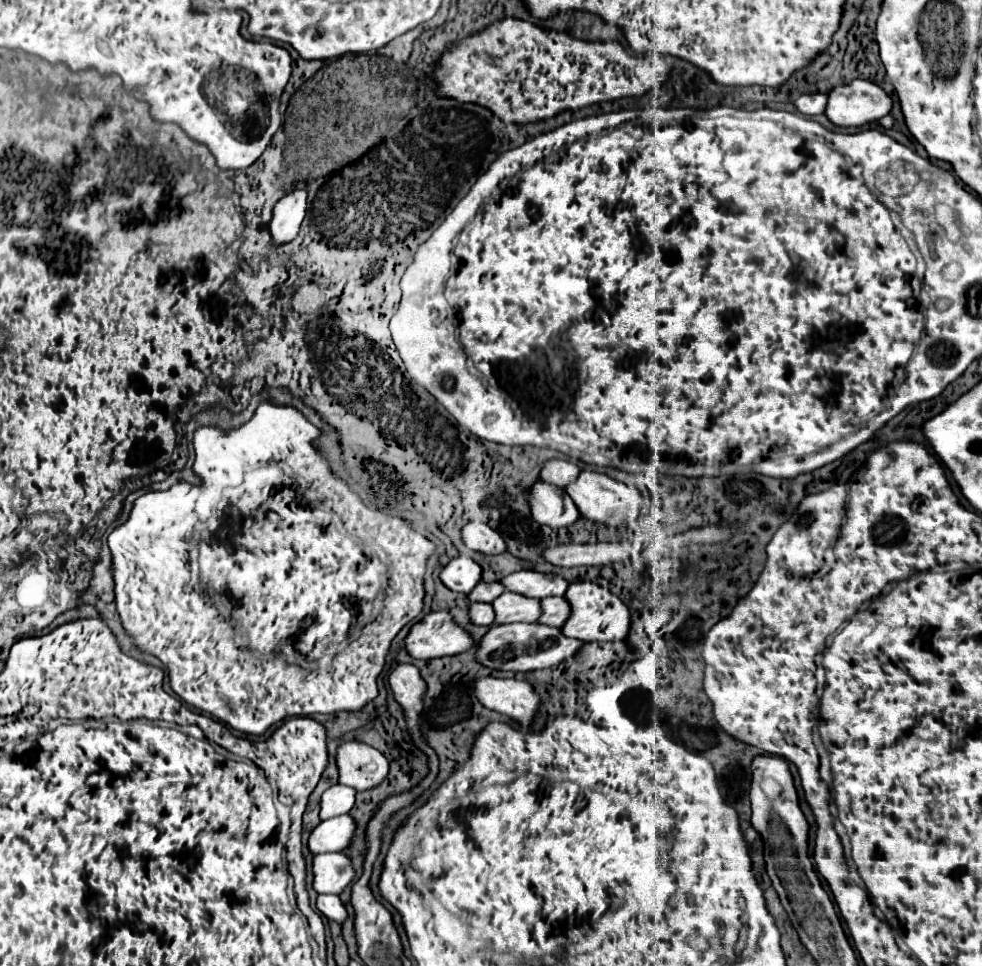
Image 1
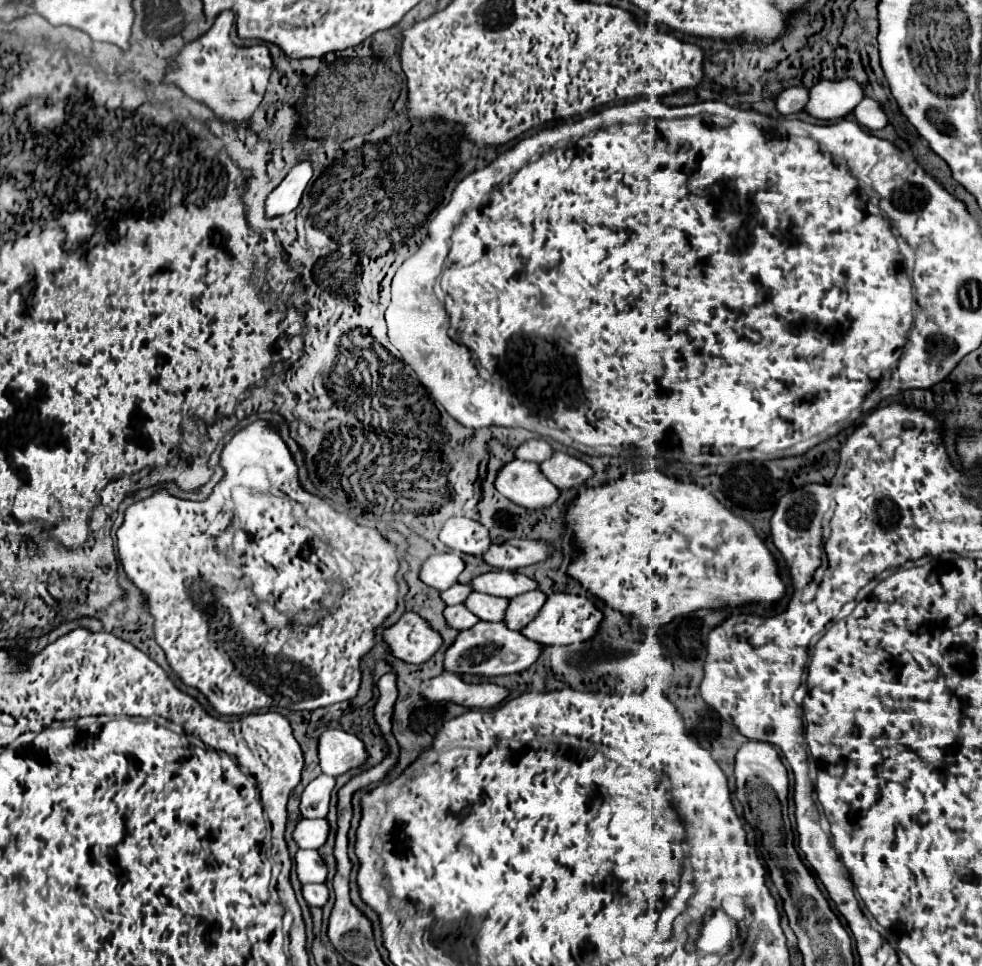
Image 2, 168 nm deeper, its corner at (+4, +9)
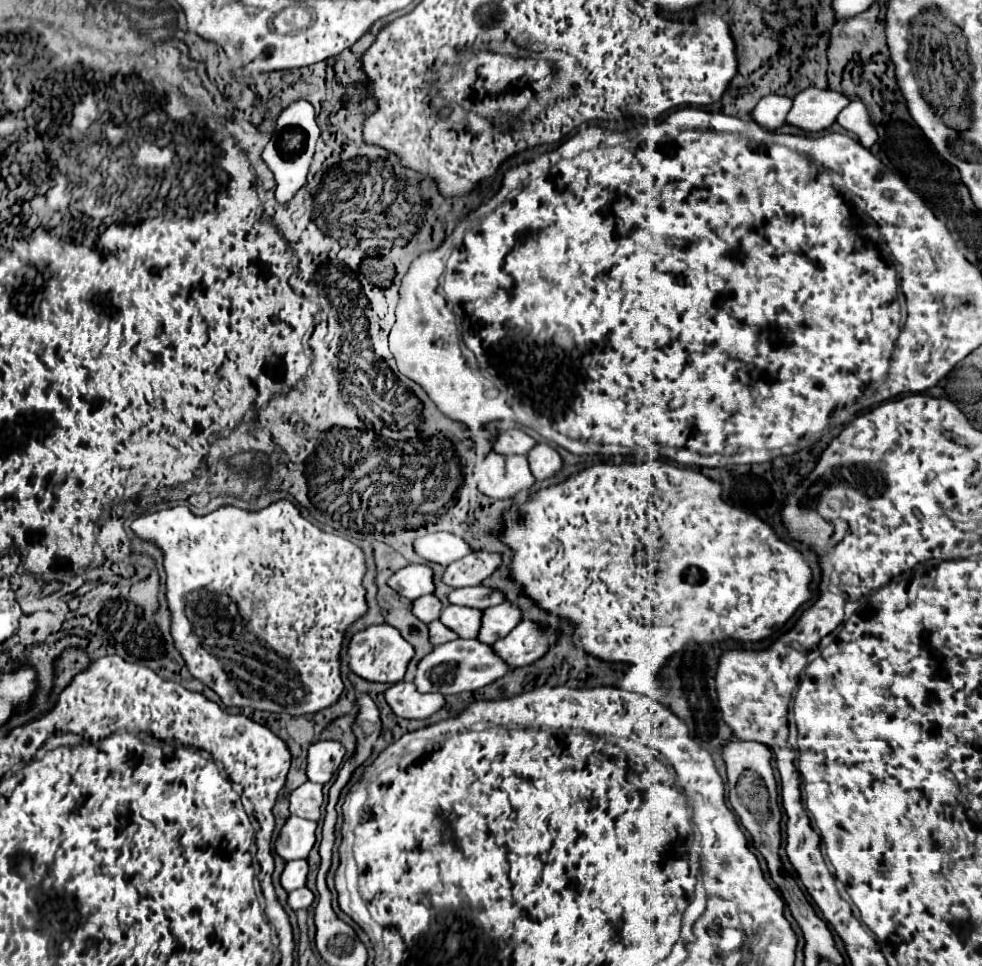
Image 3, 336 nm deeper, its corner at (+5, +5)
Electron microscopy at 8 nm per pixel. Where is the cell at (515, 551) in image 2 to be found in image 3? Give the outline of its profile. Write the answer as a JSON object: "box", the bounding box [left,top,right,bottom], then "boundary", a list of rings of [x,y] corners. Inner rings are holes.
{"box":[443,552,503,588],"boundary":[[[471,552],[465,558],[449,564],[443,580],[453,588],[477,586],[487,576],[491,576],[503,562],[503,554],[497,552]]]}

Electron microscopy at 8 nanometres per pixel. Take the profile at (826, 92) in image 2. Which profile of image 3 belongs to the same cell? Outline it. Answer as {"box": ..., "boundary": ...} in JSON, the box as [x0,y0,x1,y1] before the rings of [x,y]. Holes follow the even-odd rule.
{"box":[787,88,849,132],"boundary":[[[809,88],[793,98],[793,108],[787,114],[787,122],[799,126],[805,132],[821,132],[829,128],[837,114],[849,104],[849,98],[831,88]]]}

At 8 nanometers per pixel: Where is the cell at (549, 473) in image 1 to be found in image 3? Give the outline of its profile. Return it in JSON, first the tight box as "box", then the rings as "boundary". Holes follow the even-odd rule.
{"box":[493,428,537,456],"boundary":[[[513,428],[513,430],[505,430],[505,432],[499,434],[493,450],[497,454],[519,454],[519,456],[527,456],[529,450],[533,450],[535,444],[537,442],[529,434],[525,434],[523,430]]]}

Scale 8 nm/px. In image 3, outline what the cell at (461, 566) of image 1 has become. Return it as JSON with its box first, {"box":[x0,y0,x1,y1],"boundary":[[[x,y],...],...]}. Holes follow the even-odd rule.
{"box":[389,564,435,598],"boundary":[[[409,564],[403,570],[395,572],[389,582],[393,590],[397,590],[405,598],[421,598],[425,594],[433,594],[435,582],[433,582],[433,570],[425,564]]]}

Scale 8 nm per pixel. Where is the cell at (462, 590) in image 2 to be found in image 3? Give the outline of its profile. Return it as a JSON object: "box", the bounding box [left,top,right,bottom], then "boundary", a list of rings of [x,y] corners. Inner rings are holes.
{"box":[413,594,443,622],"boundary":[[[433,594],[423,596],[423,598],[413,602],[413,614],[417,618],[421,618],[423,622],[437,620],[441,616],[441,612],[443,612],[443,602],[437,596],[433,596]]]}

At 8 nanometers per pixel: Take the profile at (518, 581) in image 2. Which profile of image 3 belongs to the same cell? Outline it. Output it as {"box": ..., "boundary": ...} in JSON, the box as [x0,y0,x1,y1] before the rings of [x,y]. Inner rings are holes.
{"box":[449,586,505,610],"boundary":[[[469,586],[469,588],[457,588],[449,594],[449,602],[451,604],[459,604],[459,606],[471,606],[471,608],[479,608],[485,610],[489,606],[497,606],[501,602],[505,602],[505,594],[487,586]]]}

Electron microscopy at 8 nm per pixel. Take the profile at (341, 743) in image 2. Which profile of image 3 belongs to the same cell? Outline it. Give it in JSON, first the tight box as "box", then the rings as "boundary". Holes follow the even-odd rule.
{"box":[307,740,345,784],"boundary":[[[323,740],[309,746],[307,776],[311,782],[327,784],[345,758],[345,746],[337,740]]]}

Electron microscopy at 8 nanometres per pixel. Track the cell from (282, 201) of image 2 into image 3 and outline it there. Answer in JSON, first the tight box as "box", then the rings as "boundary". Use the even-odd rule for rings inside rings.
{"box":[263,100,319,204],"boundary":[[[297,100],[281,112],[273,140],[263,150],[263,160],[267,162],[269,170],[275,174],[277,182],[275,200],[279,204],[287,204],[295,196],[295,192],[305,184],[317,140],[319,140],[319,126],[315,122],[315,110],[307,100]]]}

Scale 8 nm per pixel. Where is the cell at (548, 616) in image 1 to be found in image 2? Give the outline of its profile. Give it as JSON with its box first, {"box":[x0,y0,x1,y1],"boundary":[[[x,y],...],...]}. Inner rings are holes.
{"box":[504,590,546,630],"boundary":[[[532,590],[522,596],[510,598],[510,604],[504,614],[506,628],[522,630],[522,626],[526,626],[526,622],[530,622],[530,618],[534,618],[534,614],[542,608],[544,600],[546,600],[546,596],[540,590]]]}

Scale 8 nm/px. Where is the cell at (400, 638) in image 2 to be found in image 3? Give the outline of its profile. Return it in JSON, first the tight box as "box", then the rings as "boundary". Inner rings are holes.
{"box":[349,624,415,684],"boundary":[[[379,624],[379,626],[369,626],[367,630],[353,636],[353,640],[349,644],[349,666],[355,674],[359,674],[365,680],[395,684],[395,682],[403,680],[413,654],[415,654],[413,646],[409,642],[405,642],[405,638],[401,636],[401,632],[397,628],[393,628],[389,624]]]}

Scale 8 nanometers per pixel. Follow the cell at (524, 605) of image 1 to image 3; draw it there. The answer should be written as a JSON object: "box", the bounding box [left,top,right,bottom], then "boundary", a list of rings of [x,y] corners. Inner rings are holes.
{"box":[441,606,483,638],"boundary":[[[445,606],[441,614],[441,622],[455,630],[461,638],[475,638],[477,630],[481,626],[481,614],[483,610],[473,610],[467,606]]]}

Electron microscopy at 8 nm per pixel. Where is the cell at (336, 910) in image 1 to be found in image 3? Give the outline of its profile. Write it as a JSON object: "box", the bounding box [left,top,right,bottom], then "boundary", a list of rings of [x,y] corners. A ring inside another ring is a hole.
{"box":[289,886,315,910],"boundary":[[[305,886],[305,888],[299,888],[299,890],[293,890],[289,894],[289,904],[293,910],[299,910],[299,908],[309,908],[315,900],[315,894]]]}

